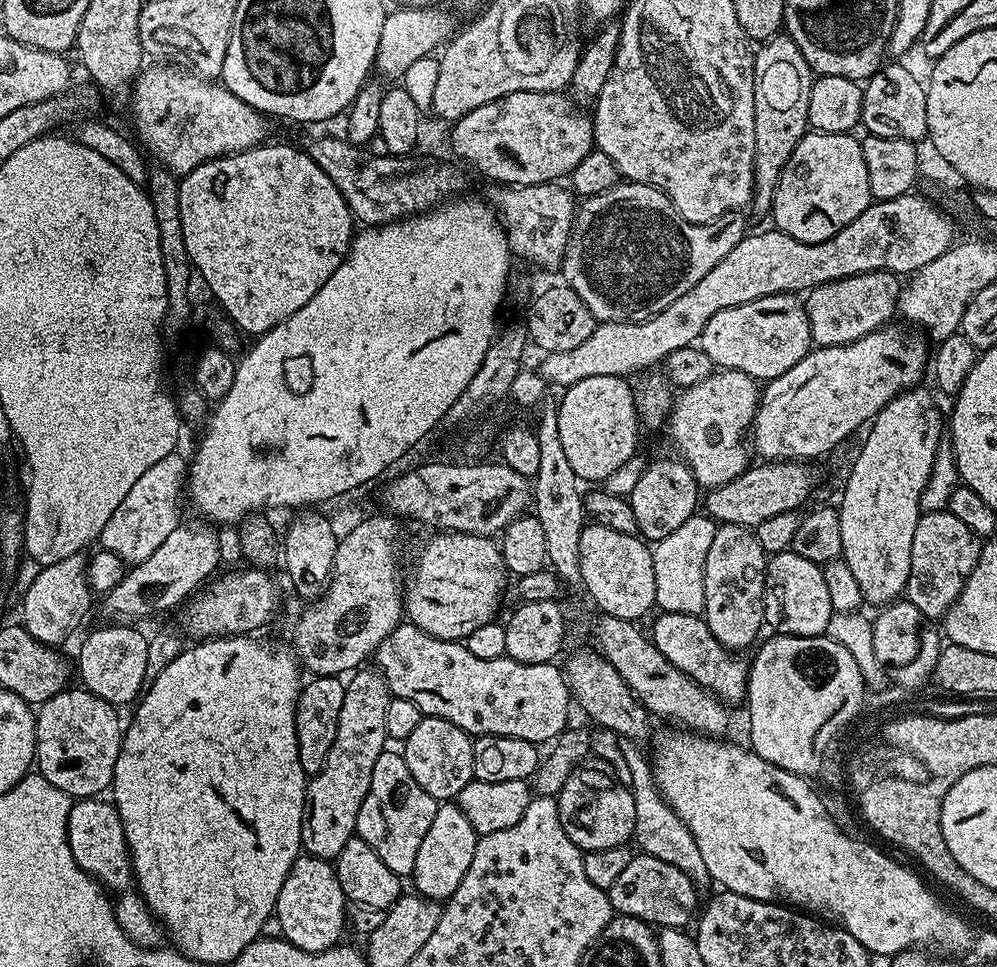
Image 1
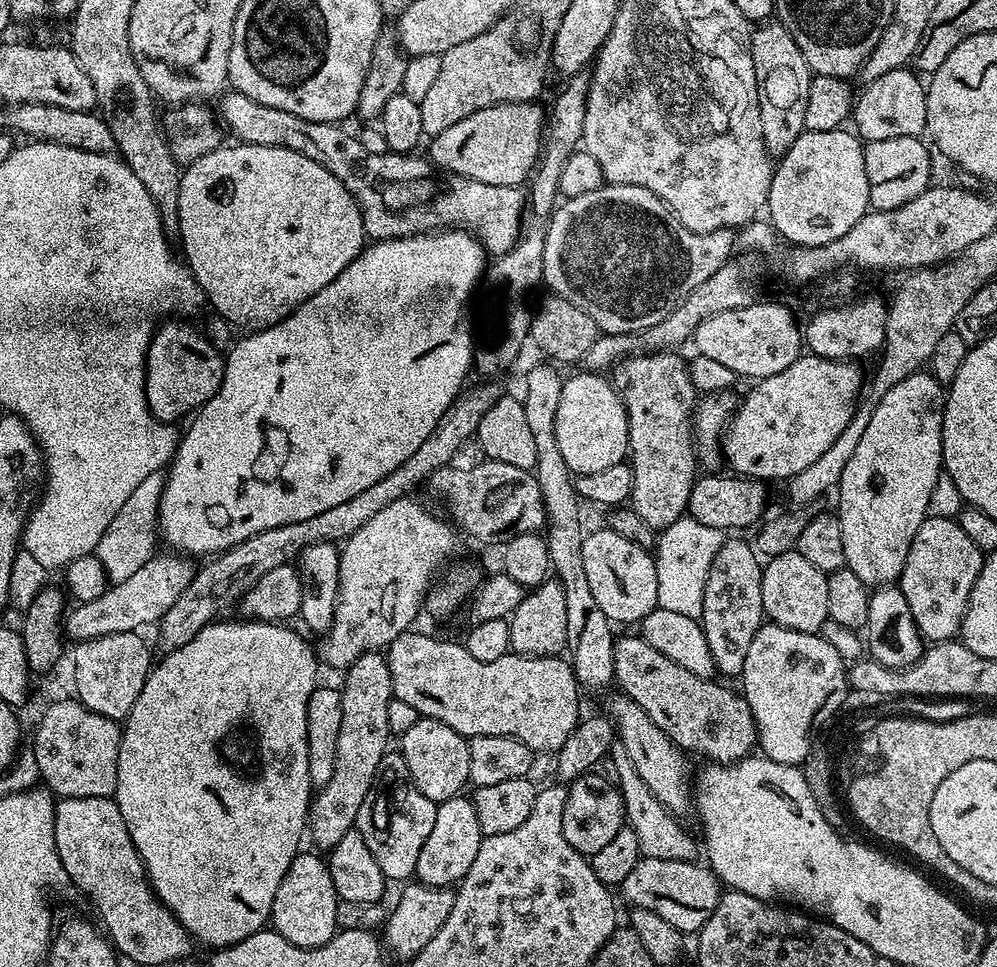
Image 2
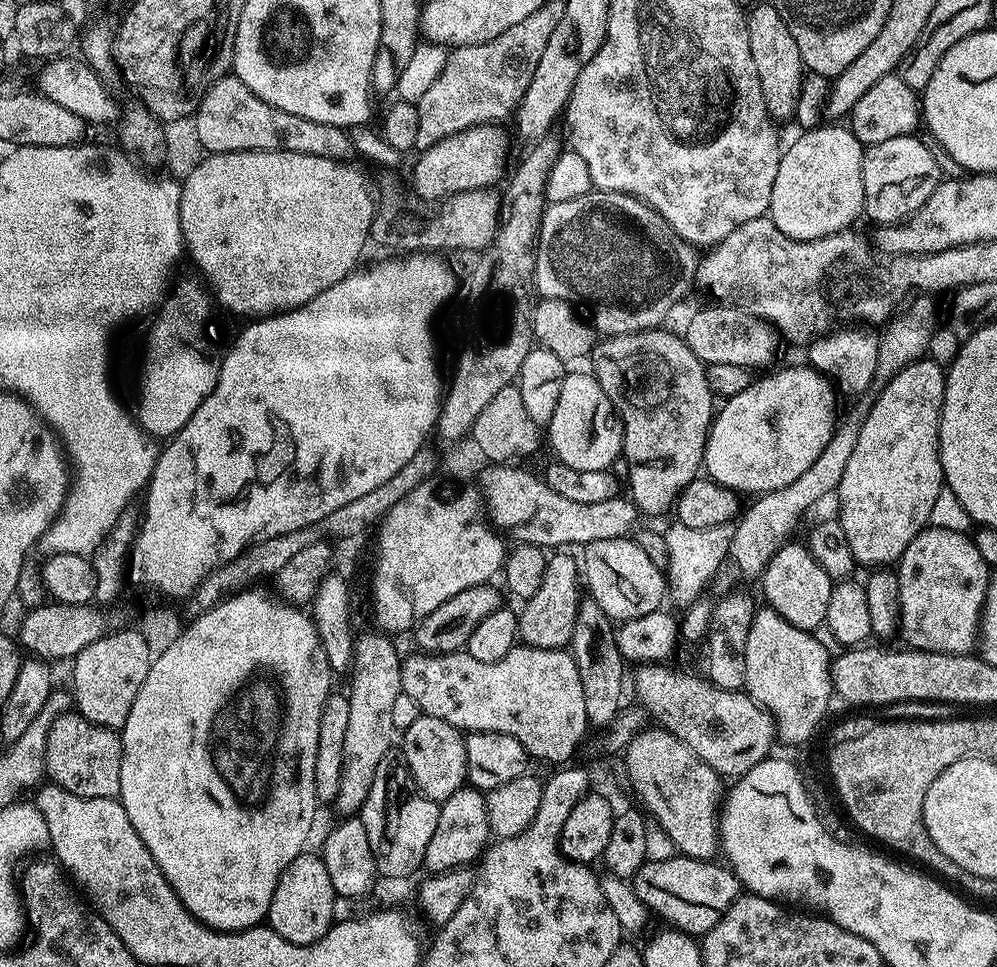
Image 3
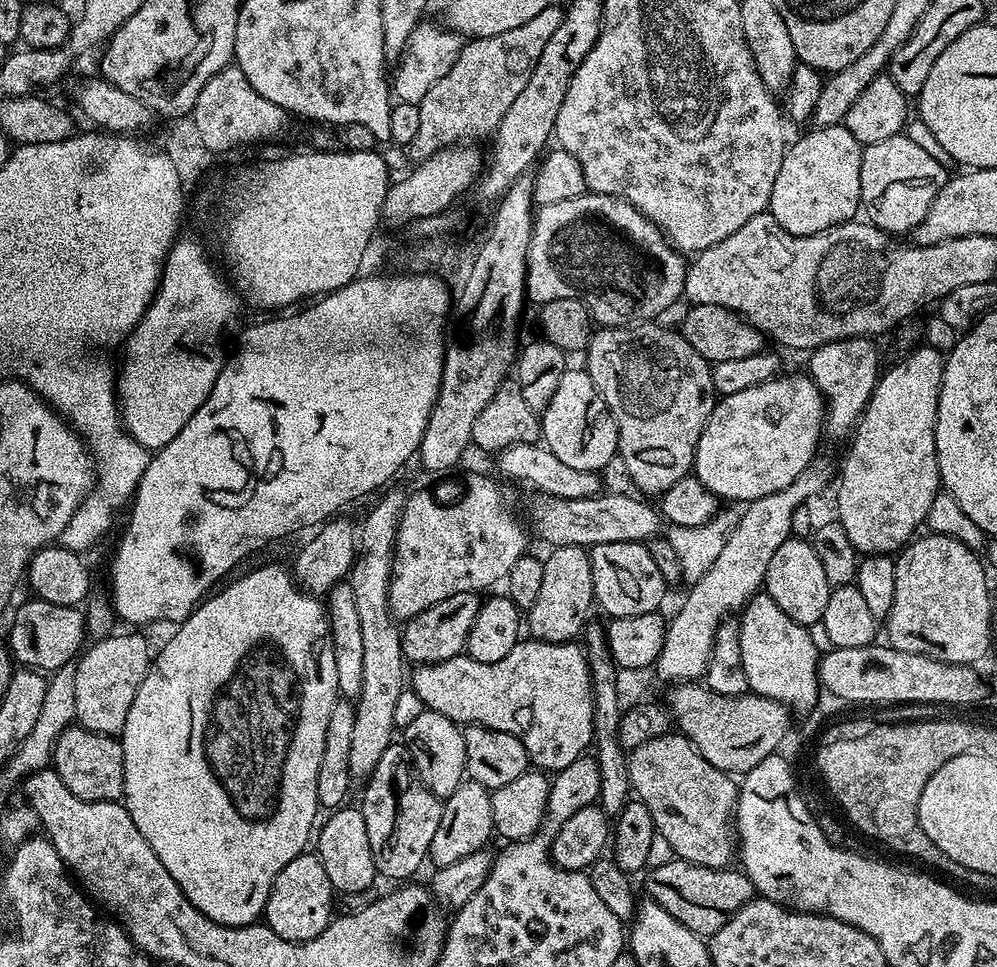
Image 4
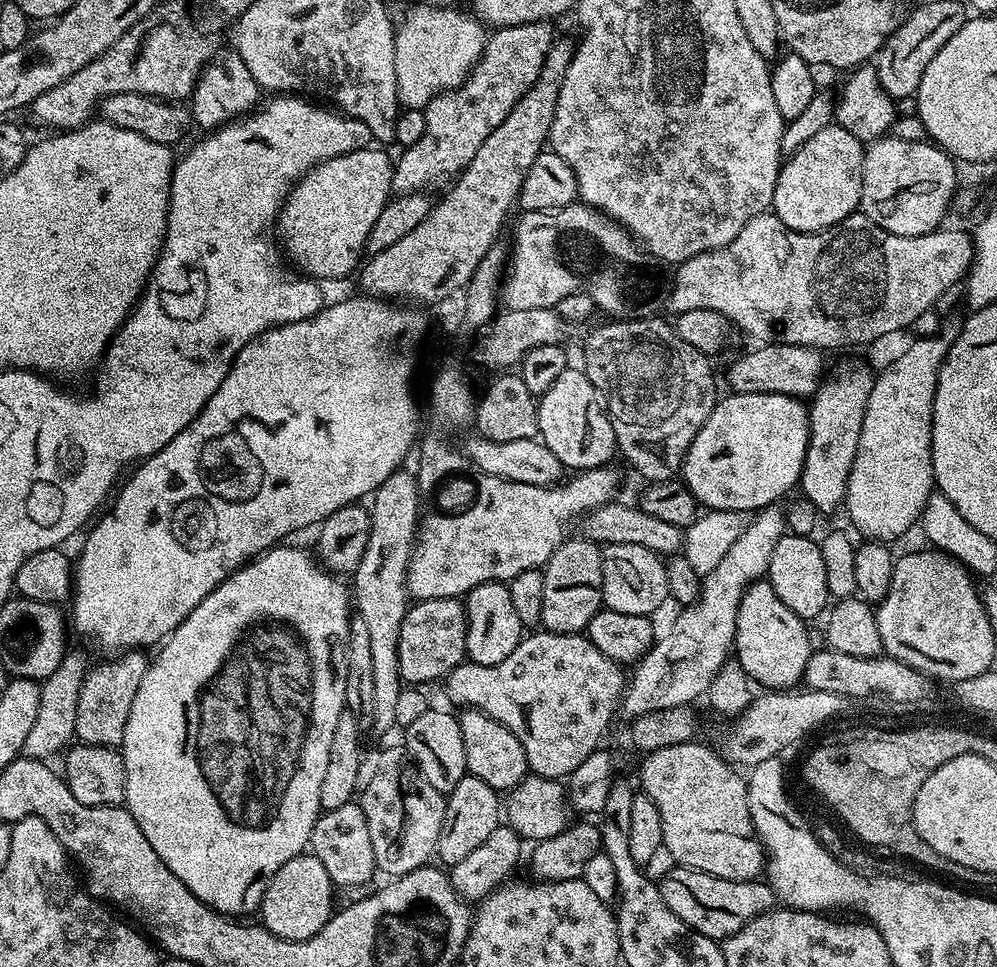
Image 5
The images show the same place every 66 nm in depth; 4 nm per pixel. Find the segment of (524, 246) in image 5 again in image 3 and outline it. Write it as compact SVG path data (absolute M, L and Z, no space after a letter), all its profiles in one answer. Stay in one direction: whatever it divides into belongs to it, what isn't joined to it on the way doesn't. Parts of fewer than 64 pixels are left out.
M593 190L587 192L582 198L574 198L574 202L558 202L557 204L548 204L544 210L544 221L540 227L540 241L536 243L536 286L535 291L539 293L541 297L545 300L565 300L573 306L581 306L580 304L585 304L586 307L592 311L592 316L590 315L591 323L594 325L595 330L601 337L607 338L610 336L621 336L622 334L630 334L631 332L647 332L650 328L661 327L665 322L664 319L672 312L672 307L687 294L688 291L693 291L694 285L696 283L696 270L700 265L701 257L696 256L697 249L691 244L687 244L680 235L672 229L670 222L666 222L666 218L662 218L662 214L658 214L658 210L654 210L649 204L644 200L639 200L636 196L631 196L630 194L622 194L621 192L602 192L599 190Z

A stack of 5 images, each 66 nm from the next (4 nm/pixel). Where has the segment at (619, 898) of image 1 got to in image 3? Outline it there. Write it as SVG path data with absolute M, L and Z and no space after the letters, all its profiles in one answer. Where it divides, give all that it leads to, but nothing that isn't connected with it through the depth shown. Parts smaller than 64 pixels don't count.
M677 854L665 860L645 860L630 883L638 898L648 907L653 917L661 916L665 925L688 933L693 938L703 937L722 918L722 914L741 895L742 885L723 863L712 860L695 860Z

